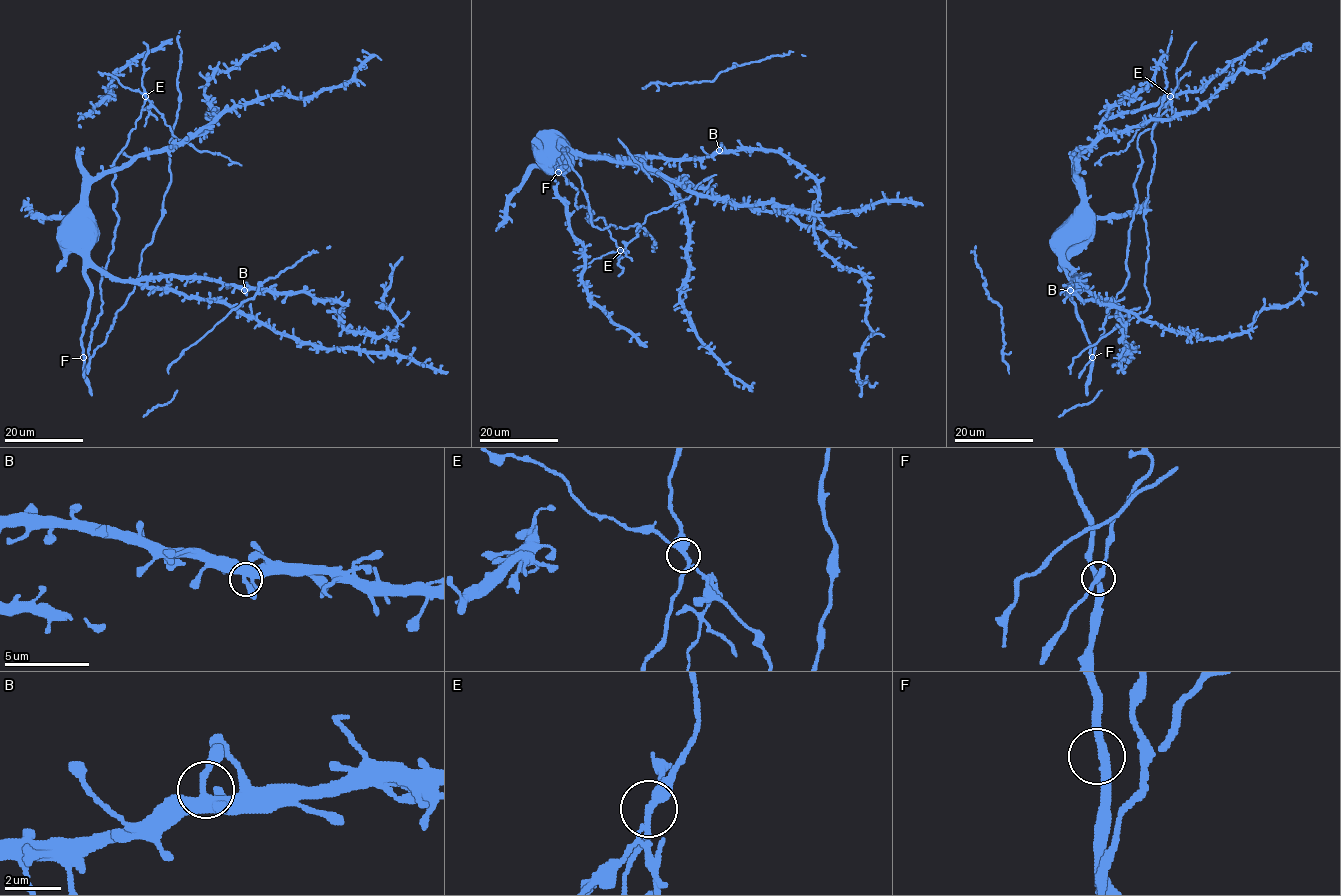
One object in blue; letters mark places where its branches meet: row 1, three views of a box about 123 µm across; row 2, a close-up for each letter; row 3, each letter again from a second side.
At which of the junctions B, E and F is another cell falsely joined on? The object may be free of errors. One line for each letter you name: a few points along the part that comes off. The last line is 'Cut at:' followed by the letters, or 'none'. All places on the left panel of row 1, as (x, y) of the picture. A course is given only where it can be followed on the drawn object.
E: course (145, 96), (179, 140), (199, 151), (219, 153), (241, 165)
Cut at: E

